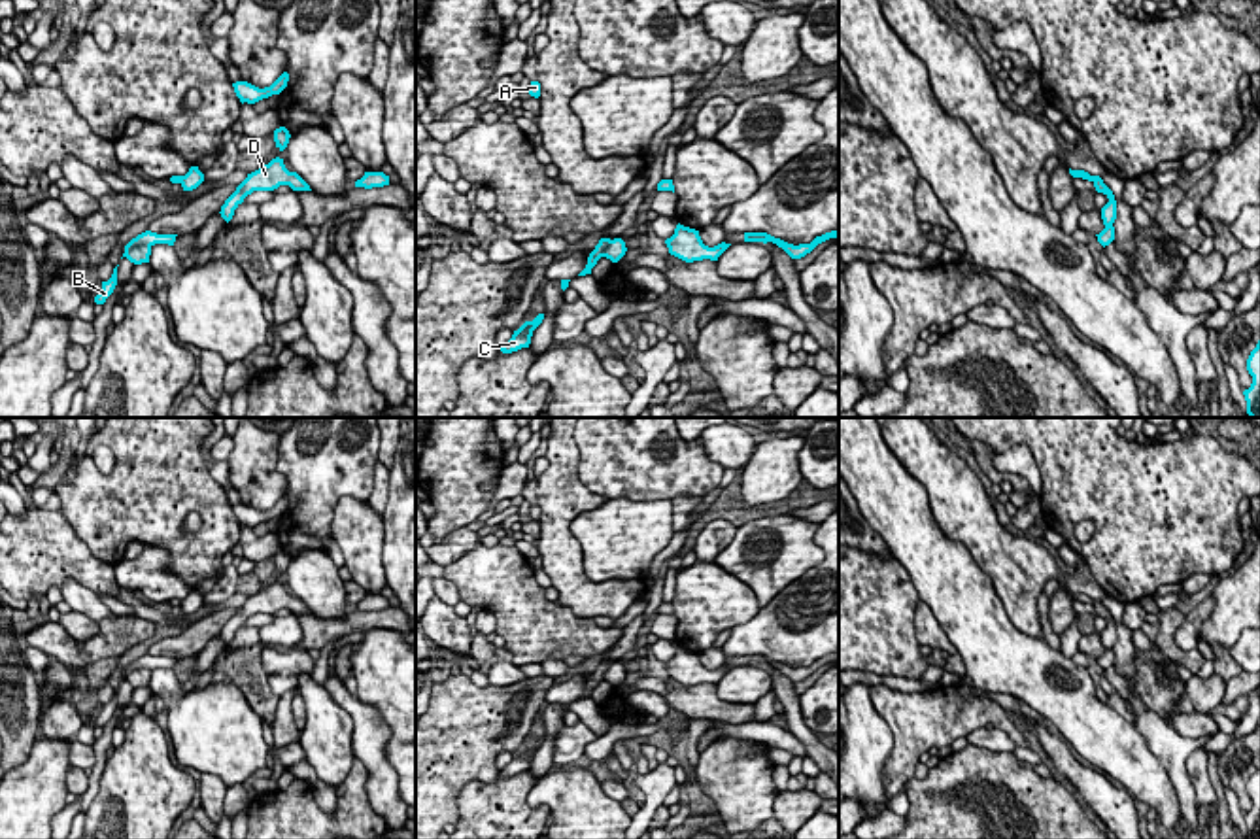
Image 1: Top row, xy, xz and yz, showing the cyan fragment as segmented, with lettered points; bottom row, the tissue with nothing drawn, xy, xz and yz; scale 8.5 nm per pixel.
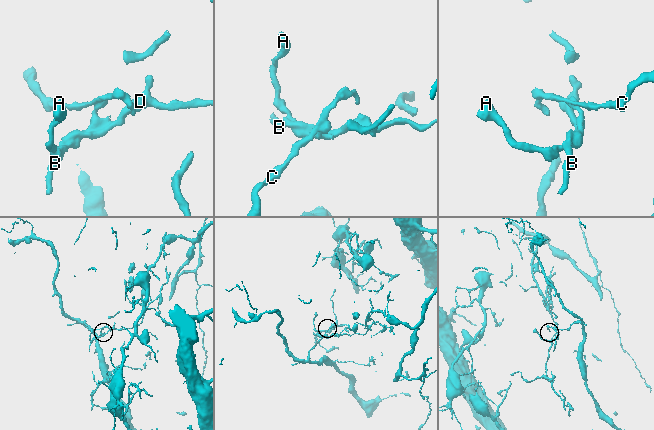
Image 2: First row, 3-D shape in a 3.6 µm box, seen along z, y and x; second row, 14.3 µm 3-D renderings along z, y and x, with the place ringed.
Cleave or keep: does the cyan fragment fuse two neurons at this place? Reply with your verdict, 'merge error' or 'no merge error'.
merge error

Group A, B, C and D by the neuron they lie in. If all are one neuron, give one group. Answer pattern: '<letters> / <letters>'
A B D / C

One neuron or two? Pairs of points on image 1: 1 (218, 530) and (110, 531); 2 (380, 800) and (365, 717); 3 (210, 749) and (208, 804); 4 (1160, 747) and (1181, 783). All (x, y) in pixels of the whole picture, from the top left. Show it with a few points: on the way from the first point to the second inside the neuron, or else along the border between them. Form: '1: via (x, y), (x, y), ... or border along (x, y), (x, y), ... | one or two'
1: via (195, 505), (138, 505) | one
2: via (380, 779), (369, 737) | one
3: border along (201, 771), (218, 775), (227, 787) | two
4: via (1170, 756), (1177, 773) | one

